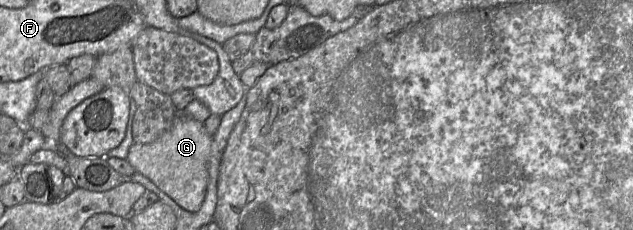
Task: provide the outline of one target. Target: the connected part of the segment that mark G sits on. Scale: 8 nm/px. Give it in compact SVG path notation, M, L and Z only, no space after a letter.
M178 114L172 126L156 141L149 144L133 143L126 160L137 173L150 179L181 208L197 212L206 196L212 140L202 122Z

